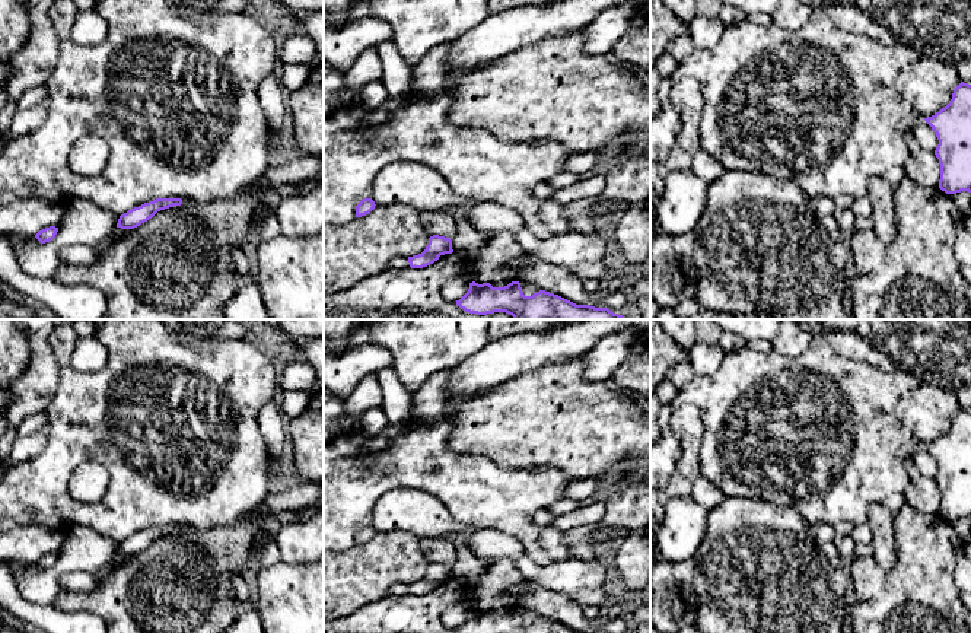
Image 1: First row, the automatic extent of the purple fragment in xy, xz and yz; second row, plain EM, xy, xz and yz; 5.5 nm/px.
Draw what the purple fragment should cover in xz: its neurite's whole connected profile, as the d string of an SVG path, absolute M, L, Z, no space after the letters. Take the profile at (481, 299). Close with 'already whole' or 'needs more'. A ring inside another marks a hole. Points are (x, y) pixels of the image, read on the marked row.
M472 281L456 305L477 315L506 312L513 319L624 319L623 315L608 308L576 305L545 290L525 296L519 281L512 281L504 287Z; already whole

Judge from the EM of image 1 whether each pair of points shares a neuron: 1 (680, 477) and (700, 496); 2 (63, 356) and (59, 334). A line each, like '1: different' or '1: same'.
1: different
2: same

